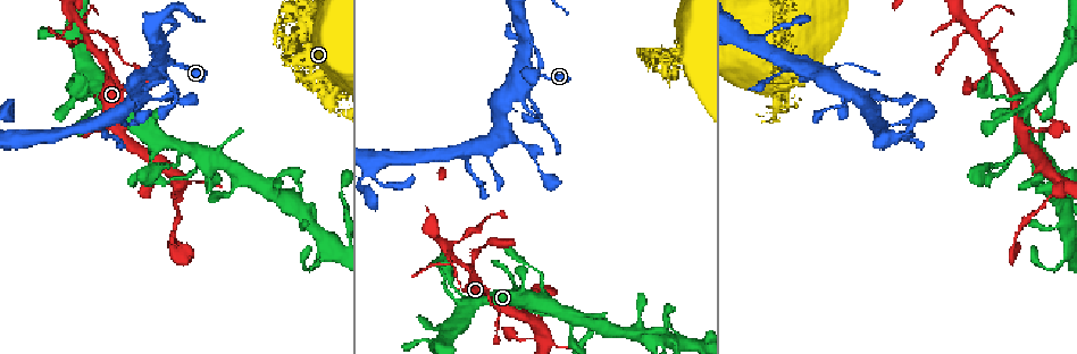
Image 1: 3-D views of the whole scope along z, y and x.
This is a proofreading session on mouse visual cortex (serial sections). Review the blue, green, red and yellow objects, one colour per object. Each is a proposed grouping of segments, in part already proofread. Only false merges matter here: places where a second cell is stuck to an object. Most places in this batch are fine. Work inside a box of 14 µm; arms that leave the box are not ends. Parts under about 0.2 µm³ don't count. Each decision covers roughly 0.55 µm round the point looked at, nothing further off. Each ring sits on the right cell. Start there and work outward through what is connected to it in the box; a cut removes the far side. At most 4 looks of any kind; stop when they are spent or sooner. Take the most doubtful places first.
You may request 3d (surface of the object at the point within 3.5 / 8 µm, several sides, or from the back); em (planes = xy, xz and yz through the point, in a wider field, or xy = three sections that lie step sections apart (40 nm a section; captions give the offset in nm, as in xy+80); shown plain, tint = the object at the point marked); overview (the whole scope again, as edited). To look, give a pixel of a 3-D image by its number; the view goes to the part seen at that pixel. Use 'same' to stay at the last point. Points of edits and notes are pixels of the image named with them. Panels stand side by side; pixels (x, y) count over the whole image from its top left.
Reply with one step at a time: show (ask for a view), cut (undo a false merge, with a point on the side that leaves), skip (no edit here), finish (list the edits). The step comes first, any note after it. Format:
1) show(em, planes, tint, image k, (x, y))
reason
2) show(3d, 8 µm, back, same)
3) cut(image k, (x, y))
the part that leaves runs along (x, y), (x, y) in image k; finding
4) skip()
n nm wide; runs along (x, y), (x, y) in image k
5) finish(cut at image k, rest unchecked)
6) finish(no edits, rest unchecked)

show(3d, 3.5 µm, image 1, (296, 13))
arms run side by side

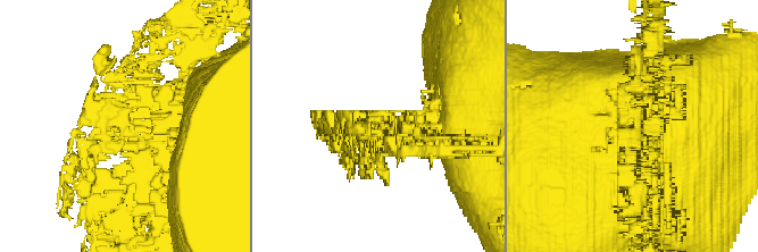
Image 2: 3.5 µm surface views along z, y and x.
show(em, xy, step 5, tint, image 2, (382, 121))

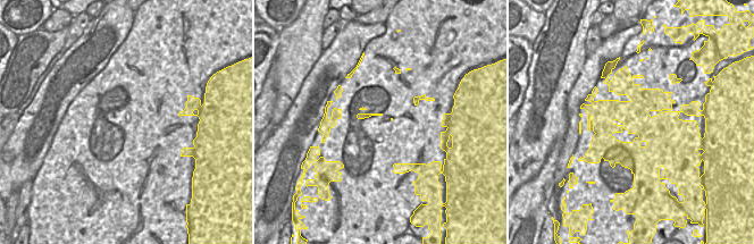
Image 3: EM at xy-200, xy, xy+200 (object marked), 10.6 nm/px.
skip()
runs along (199, 141), (109, 124), (74, 159) in image 2; one cell here

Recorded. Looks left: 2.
show(3d, 3.5 µm, image 1, (105, 65))
sharp bend

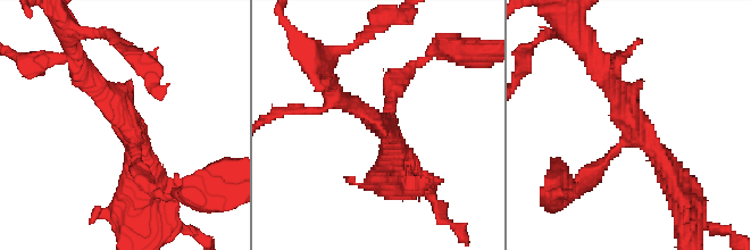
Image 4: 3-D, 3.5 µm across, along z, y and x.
show(em, xy, step 5, tint, image 4, (131, 128))

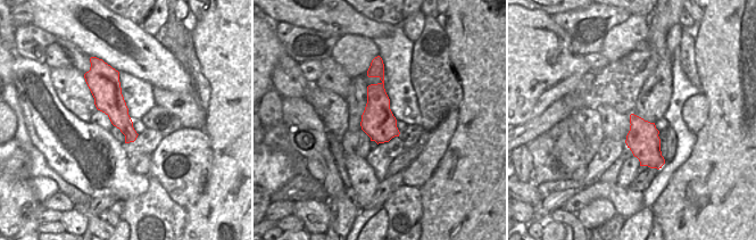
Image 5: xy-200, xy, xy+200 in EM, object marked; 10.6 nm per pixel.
skip()
runs along (676, 188), (603, 72) in image 4; one cell here

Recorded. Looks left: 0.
finish(no edits, rest unchecked)

